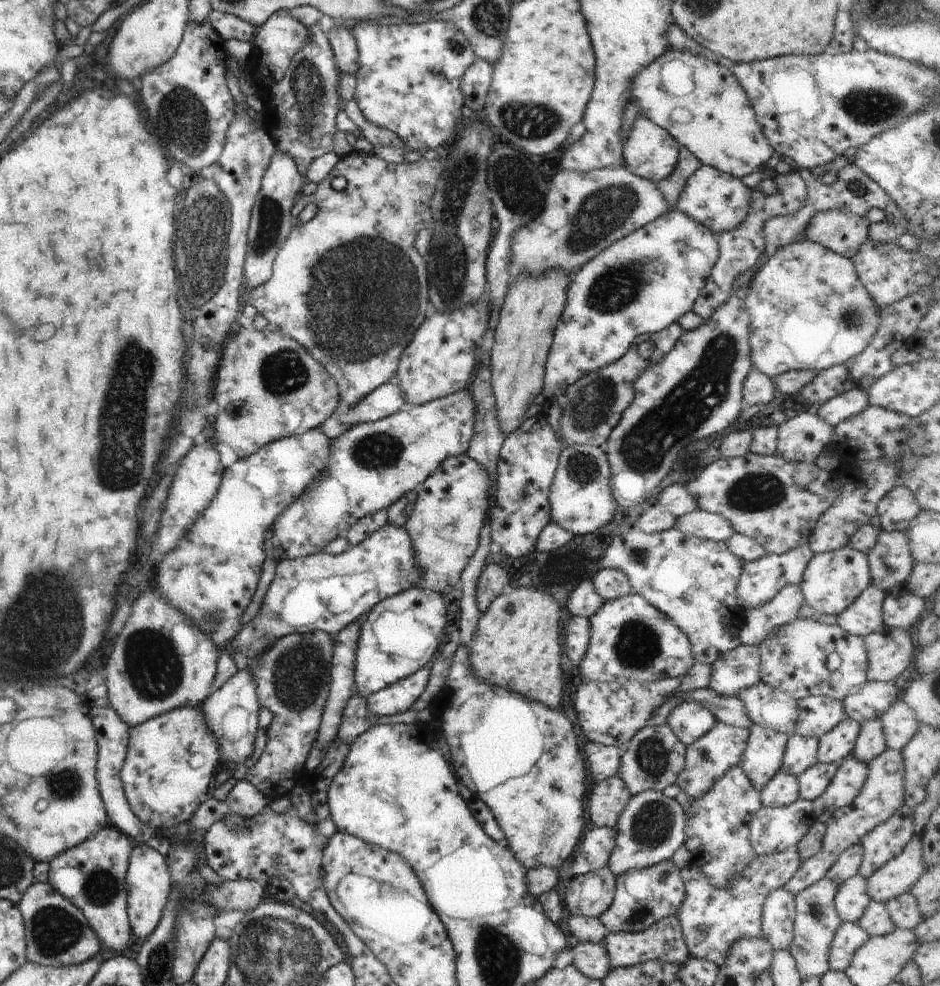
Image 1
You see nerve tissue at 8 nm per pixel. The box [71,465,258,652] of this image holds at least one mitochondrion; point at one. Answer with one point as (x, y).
(214, 614)

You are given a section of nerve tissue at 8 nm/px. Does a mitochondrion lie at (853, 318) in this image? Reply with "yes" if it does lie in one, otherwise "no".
yes

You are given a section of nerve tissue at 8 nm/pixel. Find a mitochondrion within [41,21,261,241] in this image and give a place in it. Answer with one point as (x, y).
(181, 119)

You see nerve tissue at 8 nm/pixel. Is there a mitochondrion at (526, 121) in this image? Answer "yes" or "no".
yes

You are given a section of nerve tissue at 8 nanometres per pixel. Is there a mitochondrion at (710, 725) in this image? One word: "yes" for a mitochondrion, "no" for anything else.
no

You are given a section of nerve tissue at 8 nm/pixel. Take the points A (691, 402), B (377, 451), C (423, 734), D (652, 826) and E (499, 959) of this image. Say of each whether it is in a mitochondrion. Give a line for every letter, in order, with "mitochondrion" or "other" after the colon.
A: mitochondrion
B: mitochondrion
C: other
D: mitochondrion
E: mitochondrion

